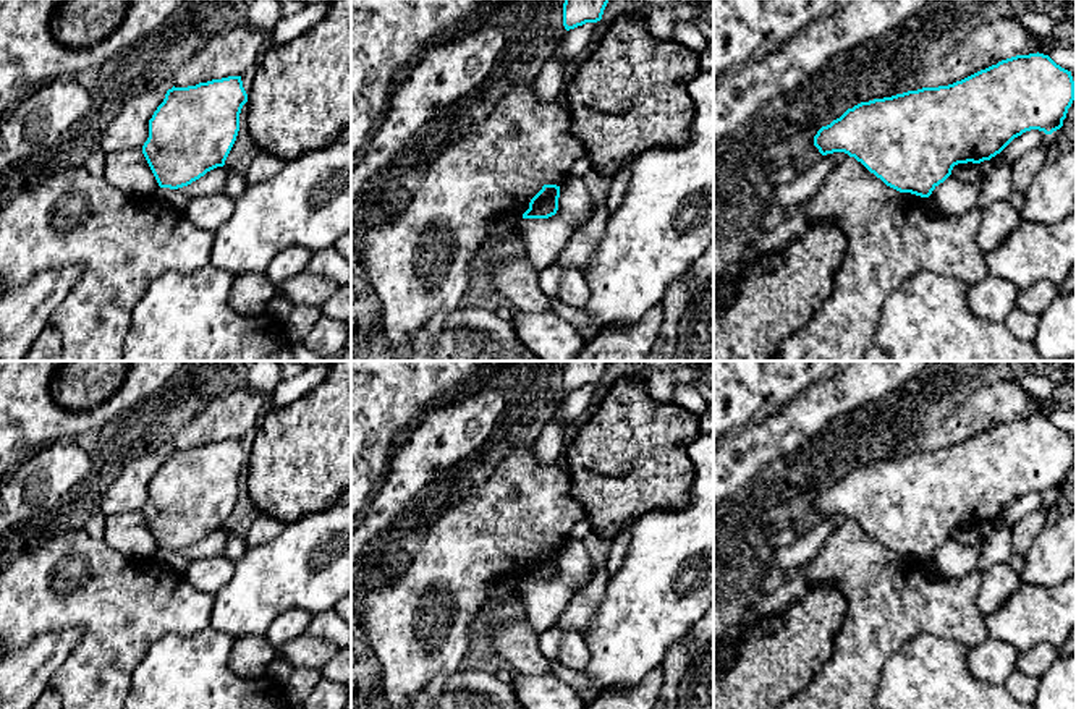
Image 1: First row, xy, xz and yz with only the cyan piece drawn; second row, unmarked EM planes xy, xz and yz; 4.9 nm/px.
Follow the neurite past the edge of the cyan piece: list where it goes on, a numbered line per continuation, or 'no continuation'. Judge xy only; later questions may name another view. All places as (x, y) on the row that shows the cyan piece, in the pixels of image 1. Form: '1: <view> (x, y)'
no continuation

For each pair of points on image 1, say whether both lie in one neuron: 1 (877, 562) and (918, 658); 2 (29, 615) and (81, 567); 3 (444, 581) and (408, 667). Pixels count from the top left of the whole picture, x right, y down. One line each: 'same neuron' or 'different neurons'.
1: different neurons
2: same neuron
3: same neuron

